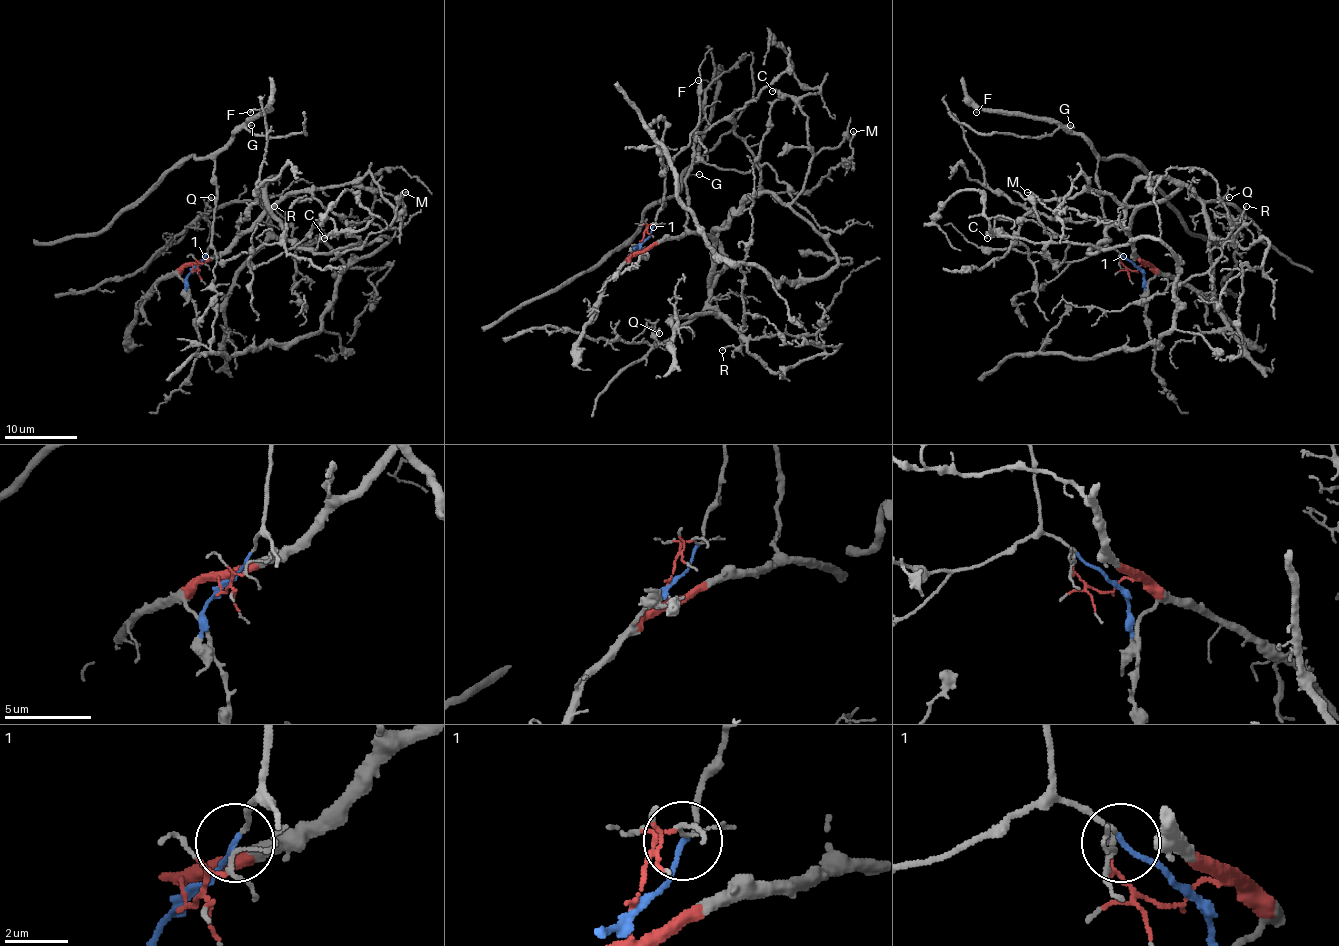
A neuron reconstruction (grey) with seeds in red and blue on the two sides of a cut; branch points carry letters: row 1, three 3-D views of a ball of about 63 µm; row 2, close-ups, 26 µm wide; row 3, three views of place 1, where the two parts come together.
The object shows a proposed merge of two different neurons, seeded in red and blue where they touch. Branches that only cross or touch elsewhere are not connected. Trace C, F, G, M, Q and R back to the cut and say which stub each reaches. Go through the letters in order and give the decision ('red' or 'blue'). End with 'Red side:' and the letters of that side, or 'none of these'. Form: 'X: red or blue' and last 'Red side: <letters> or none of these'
C: red
F: blue
G: blue
M: red
Q: red
R: red
Red side: C, M, Q, R

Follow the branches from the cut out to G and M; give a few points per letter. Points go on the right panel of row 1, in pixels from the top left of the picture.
G: (1139, 267), (1126, 260), (1106, 238), (1095, 151), (1072, 133), (1070, 125)
M: (1139, 267), (1144, 264), (1130, 238), (1133, 209), (1106, 193), (1095, 193), (1081, 173), (1054, 211), (1026, 193)

